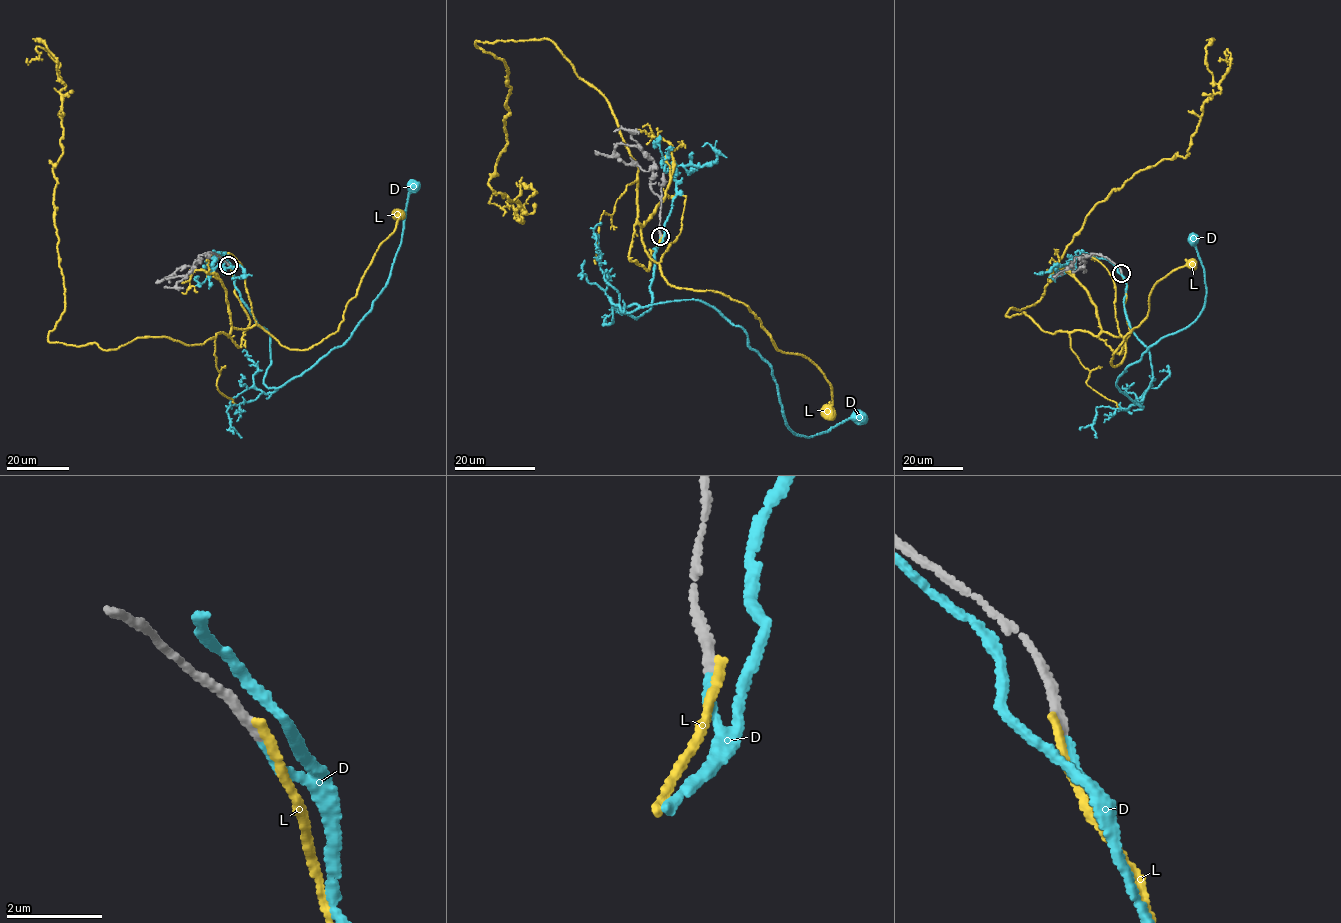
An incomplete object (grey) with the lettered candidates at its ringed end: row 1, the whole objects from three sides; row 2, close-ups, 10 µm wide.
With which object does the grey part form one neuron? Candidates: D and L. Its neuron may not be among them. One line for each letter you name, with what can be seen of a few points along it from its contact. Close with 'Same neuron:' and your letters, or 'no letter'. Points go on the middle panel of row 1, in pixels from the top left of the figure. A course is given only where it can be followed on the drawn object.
D: Its course: (660, 236), (649, 310), (630, 316), (622, 308), (703, 301), (771, 367), (789, 428), (808, 437), (858, 417)
Same neuron: D

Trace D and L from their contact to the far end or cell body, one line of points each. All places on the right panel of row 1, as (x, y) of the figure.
D: (1121, 273), (1126, 316), (1150, 354), (1152, 381), (1140, 401), (1116, 382), (1203, 305), (1193, 240)
L: (1120, 272), (1129, 335), (1120, 354), (1098, 336), (1122, 336), (1123, 359), (1113, 366), (1155, 284), (1192, 264)

